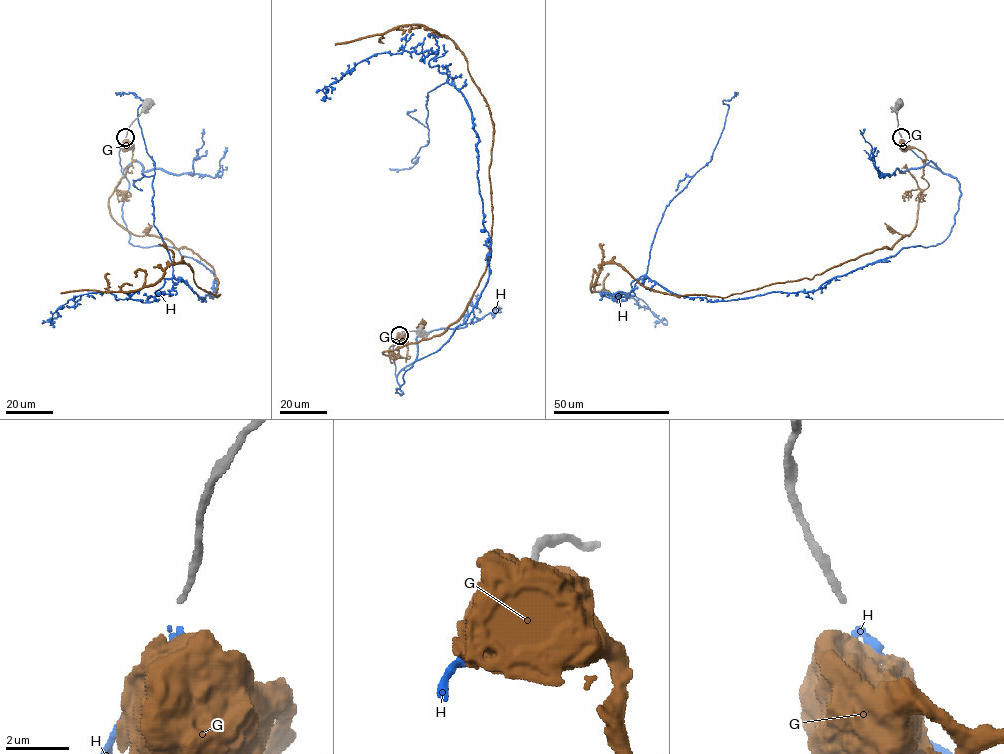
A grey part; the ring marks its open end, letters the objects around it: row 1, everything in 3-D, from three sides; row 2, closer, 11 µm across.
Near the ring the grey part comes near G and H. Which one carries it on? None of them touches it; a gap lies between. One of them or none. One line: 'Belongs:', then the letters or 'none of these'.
Belongs: H

